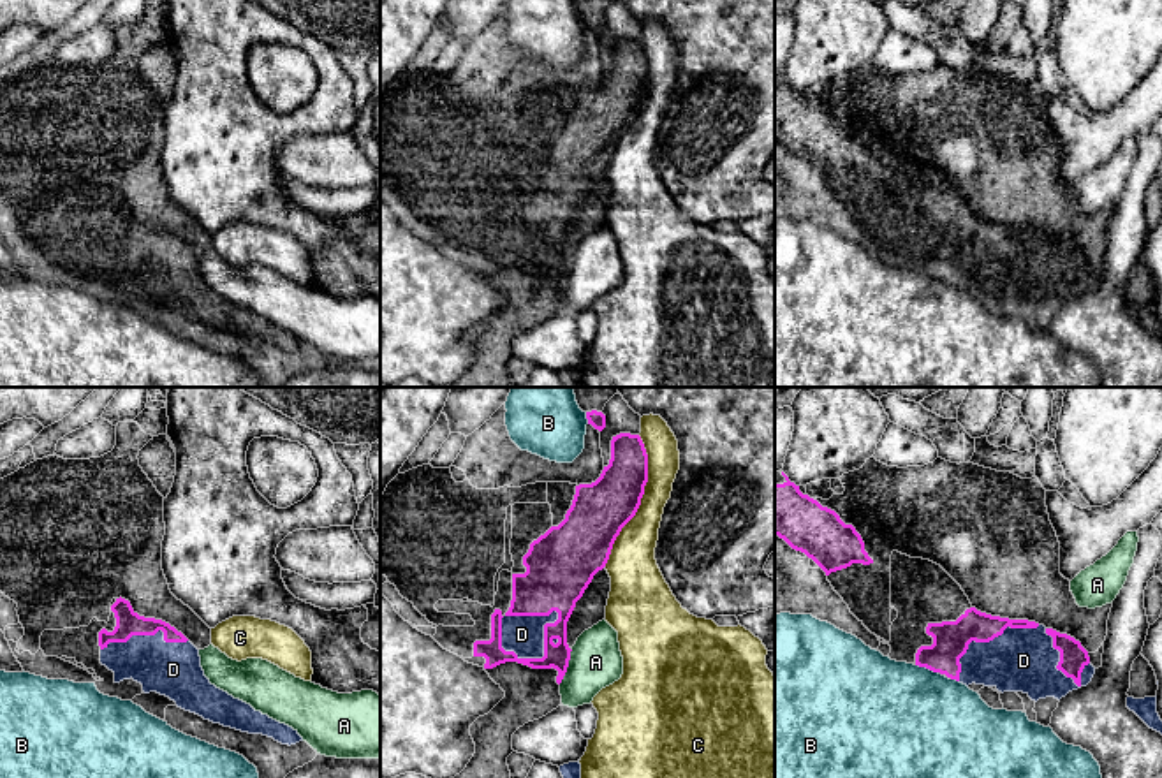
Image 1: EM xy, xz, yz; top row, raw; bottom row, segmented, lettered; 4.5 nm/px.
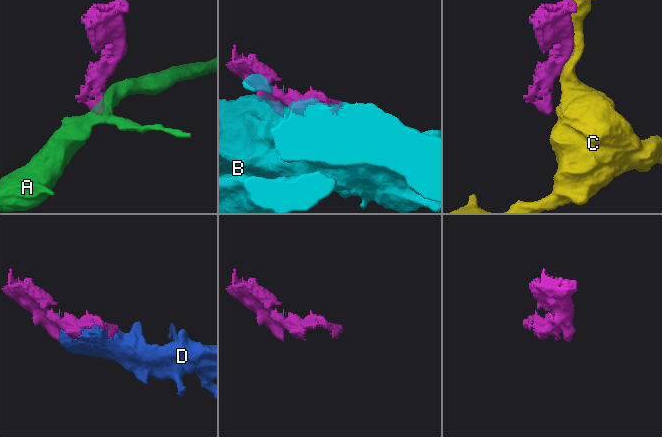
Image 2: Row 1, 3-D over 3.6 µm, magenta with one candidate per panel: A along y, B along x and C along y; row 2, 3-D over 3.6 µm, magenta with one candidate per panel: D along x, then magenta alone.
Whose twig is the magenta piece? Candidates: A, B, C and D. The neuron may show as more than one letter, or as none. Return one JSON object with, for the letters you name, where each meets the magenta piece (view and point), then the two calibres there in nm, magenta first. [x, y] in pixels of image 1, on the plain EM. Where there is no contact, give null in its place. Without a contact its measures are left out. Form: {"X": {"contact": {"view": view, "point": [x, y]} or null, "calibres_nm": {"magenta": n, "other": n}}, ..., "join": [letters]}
{"D": {"contact": {"view": "xz", "point": [516, 220]}, "calibres_nm": {"magenta": 280, "other": 180}}, "join": ["D"]}

